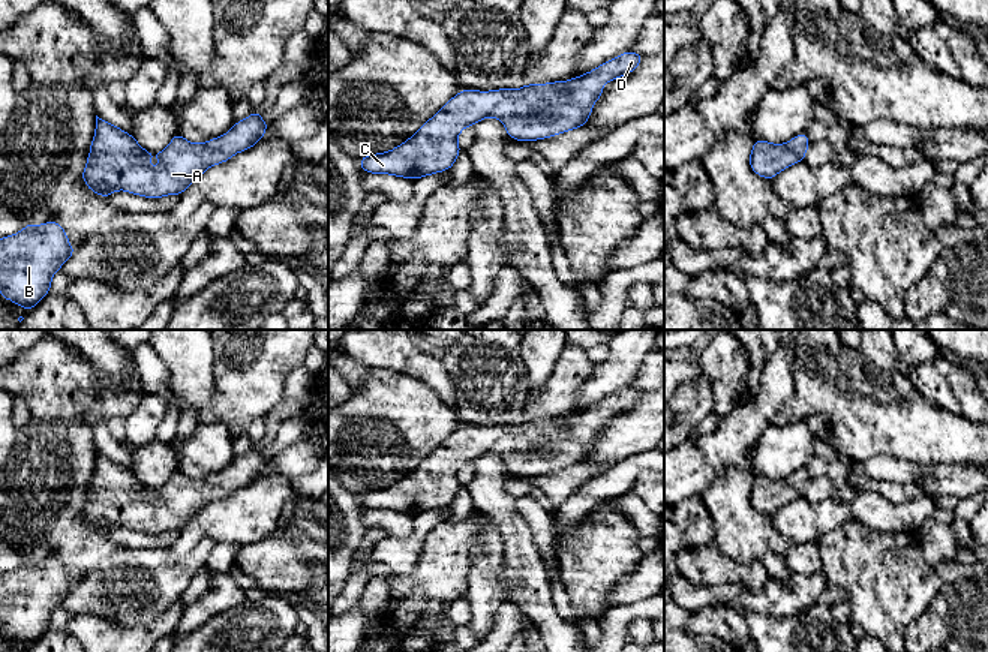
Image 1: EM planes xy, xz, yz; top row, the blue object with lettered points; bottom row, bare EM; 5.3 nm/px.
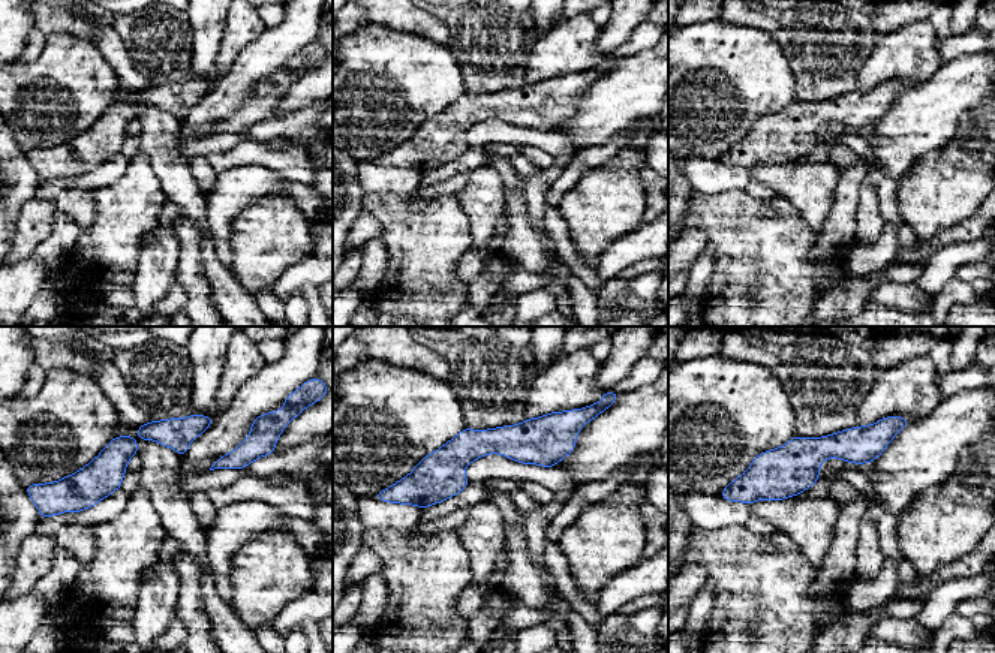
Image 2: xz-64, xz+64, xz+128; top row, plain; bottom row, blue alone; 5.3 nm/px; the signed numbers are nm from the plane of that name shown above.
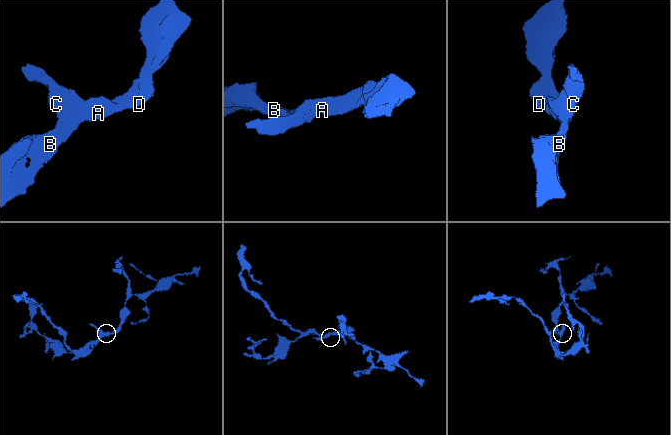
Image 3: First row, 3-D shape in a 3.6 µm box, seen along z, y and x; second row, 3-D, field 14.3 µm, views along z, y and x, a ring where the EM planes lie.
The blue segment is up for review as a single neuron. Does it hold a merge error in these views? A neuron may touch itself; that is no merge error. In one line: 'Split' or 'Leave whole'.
Leave whole

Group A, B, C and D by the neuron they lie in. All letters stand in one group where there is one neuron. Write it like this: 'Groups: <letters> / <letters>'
Groups: A B C D

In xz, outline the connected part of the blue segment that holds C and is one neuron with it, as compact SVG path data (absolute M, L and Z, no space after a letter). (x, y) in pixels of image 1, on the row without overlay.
M625 387L624 390L600 400L594 406L568 417L531 421L525 420L522 424L516 426L460 426L409 475L390 487L361 493L360 502L366 508L390 510L411 516L451 505L462 486L457 480L459 469L466 462L474 462L477 457L487 453L501 456L505 462L505 468L511 474L525 478L552 474L558 469L577 465L586 460L594 439L603 429L604 420L631 409L643 393L645 391L642 390Z

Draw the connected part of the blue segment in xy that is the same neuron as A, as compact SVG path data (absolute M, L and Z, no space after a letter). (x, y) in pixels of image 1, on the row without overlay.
M255 447L208 478L193 480L175 469L165 486L153 490L135 472L96 451L82 516L103 534L115 526L145 534L181 531L211 501L258 480L267 463L268 459Z

